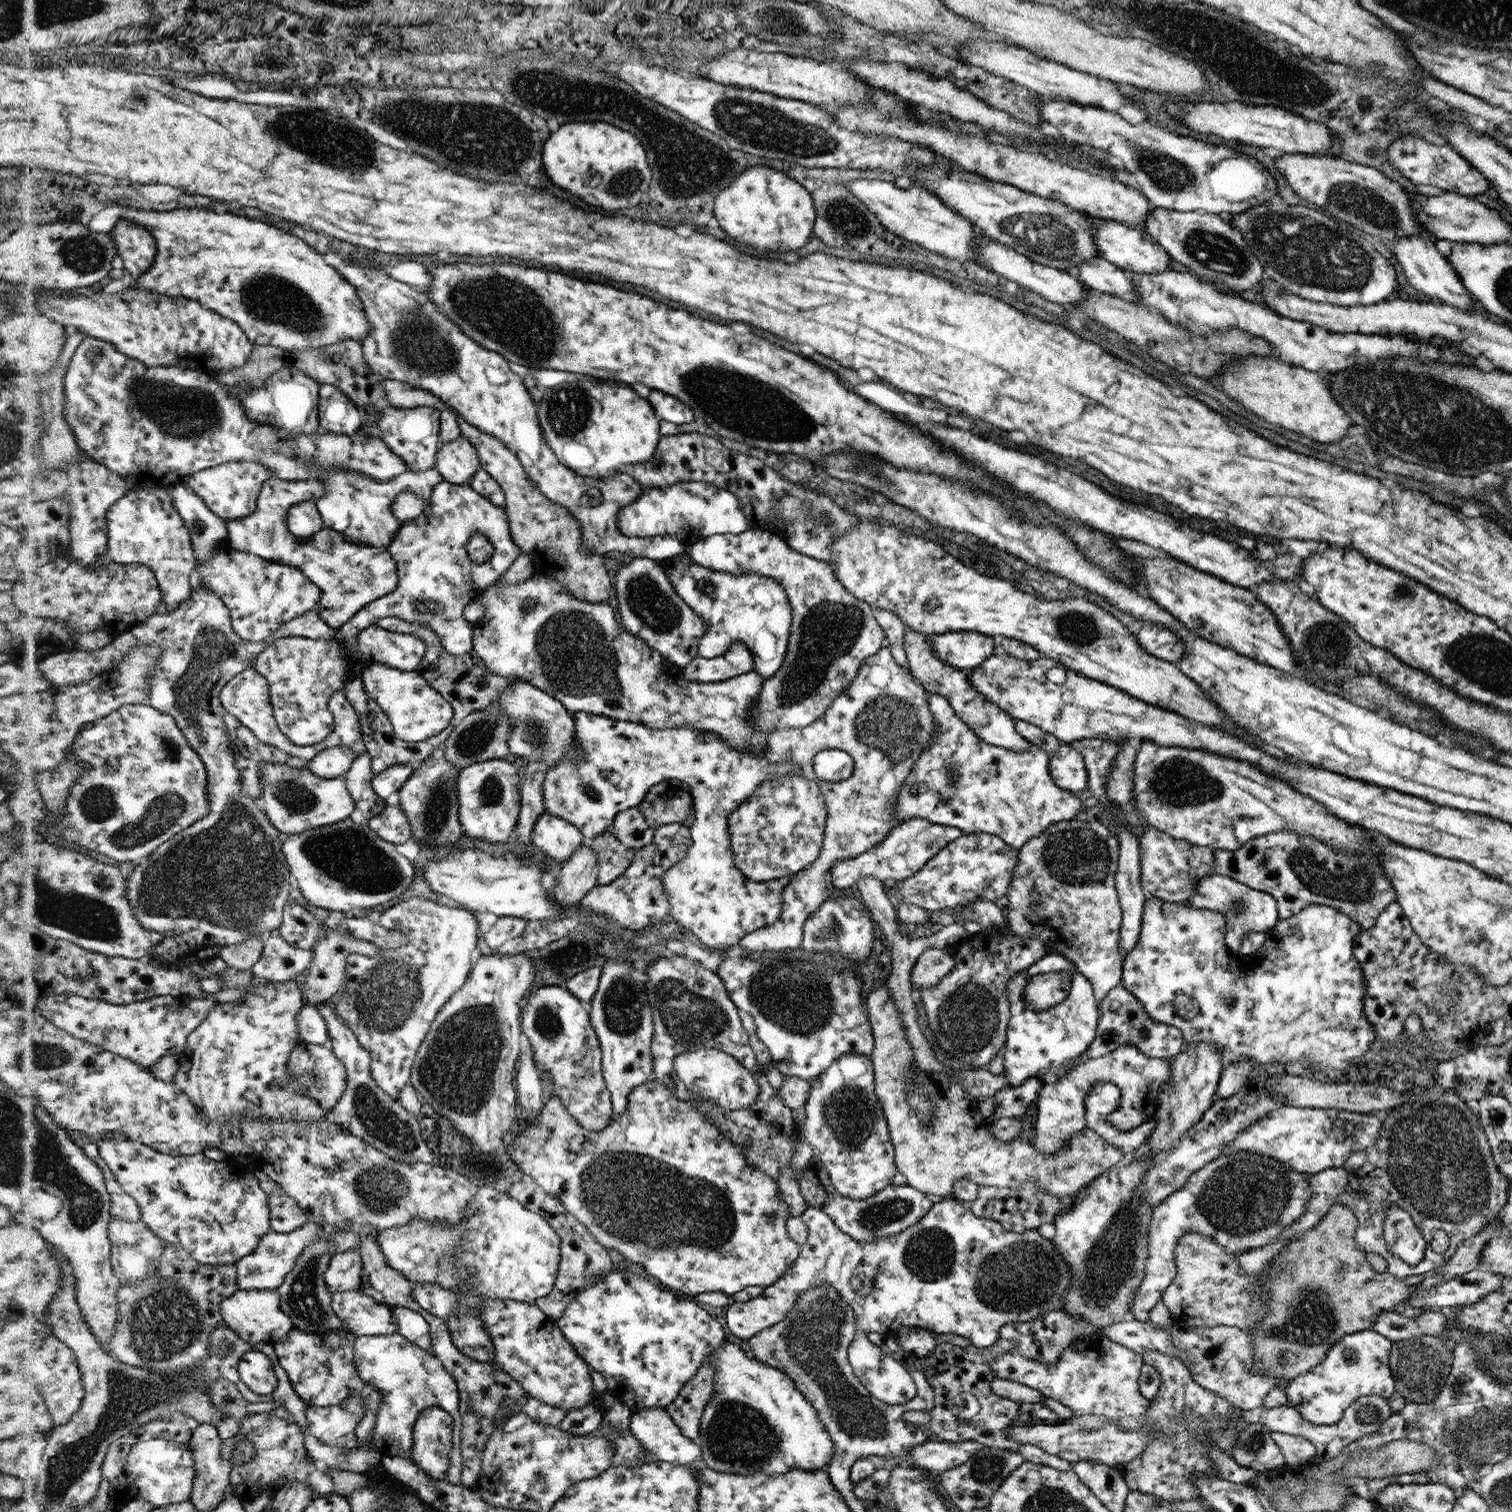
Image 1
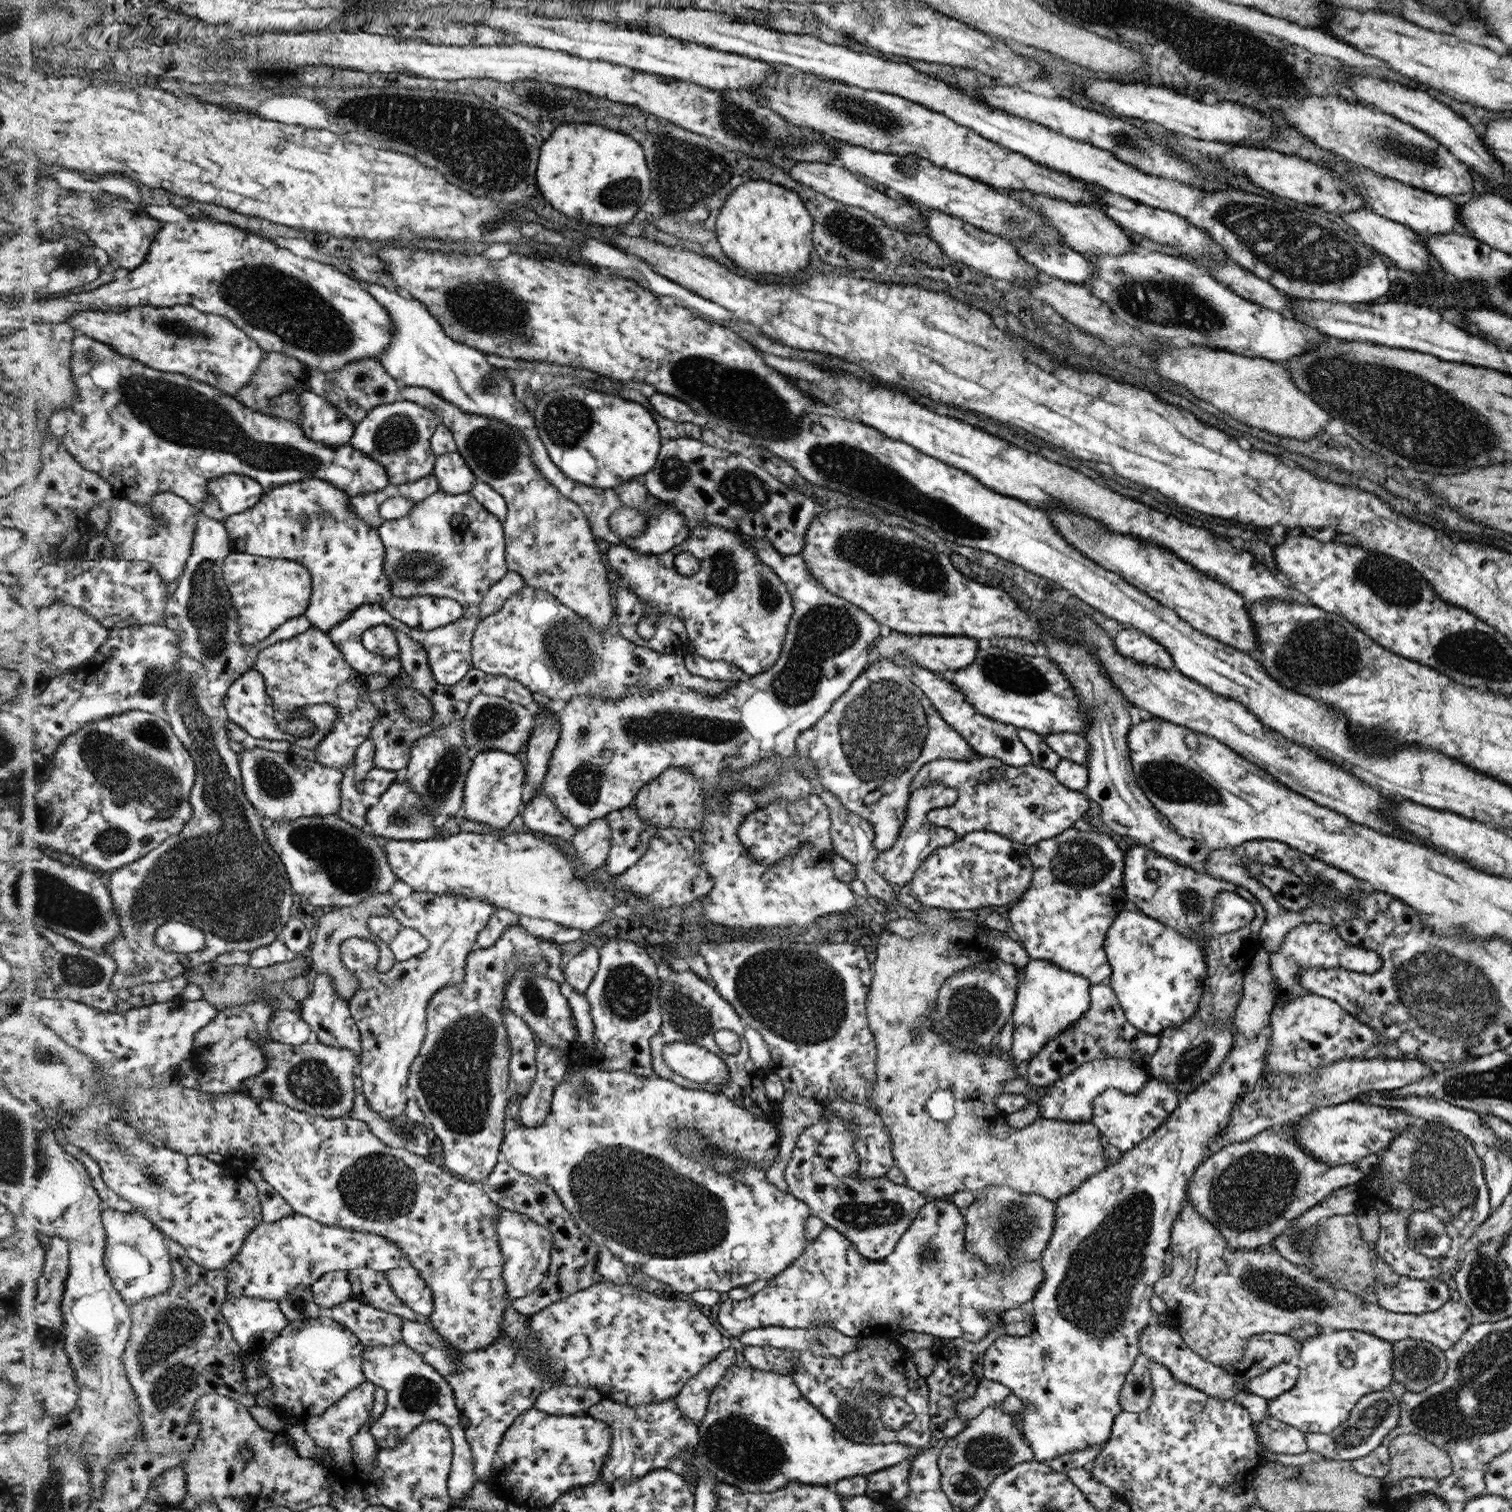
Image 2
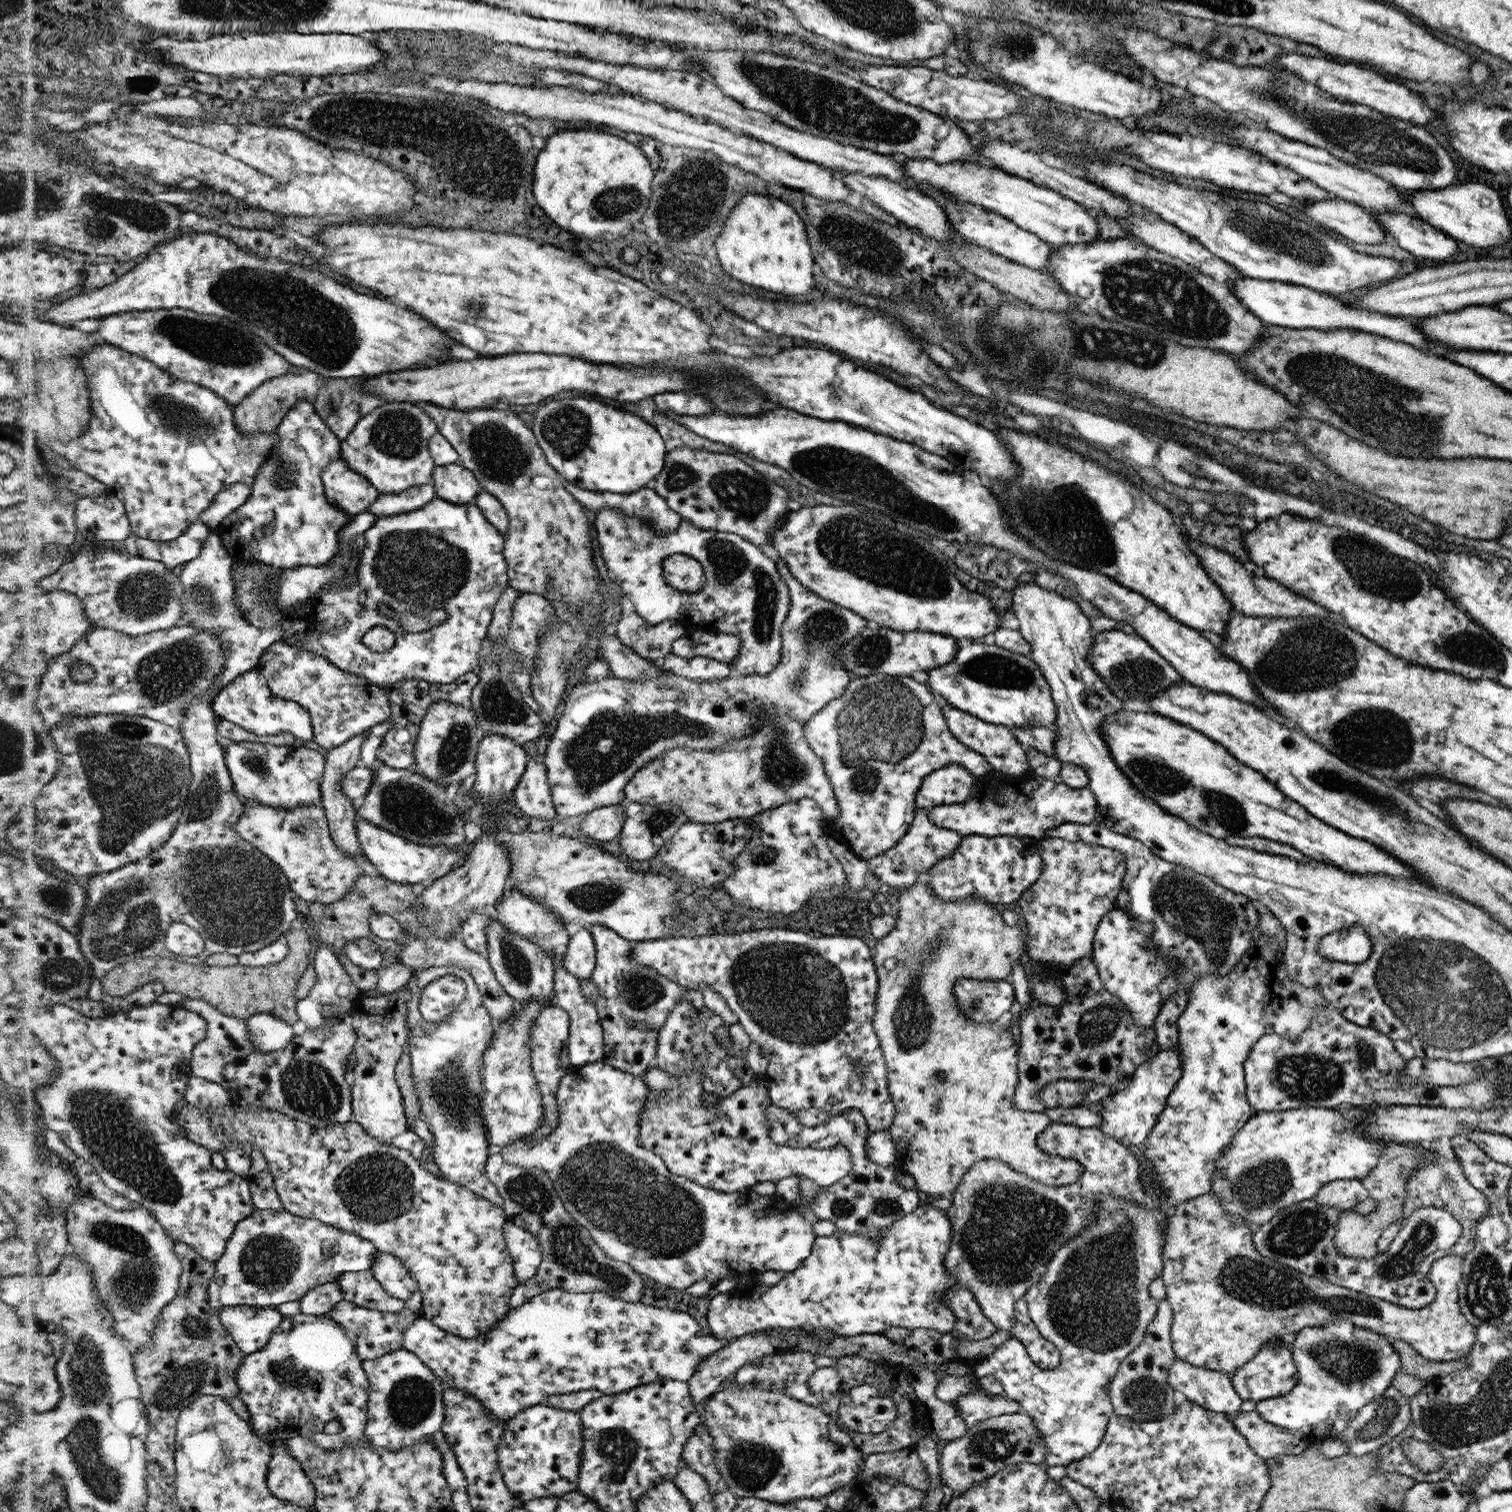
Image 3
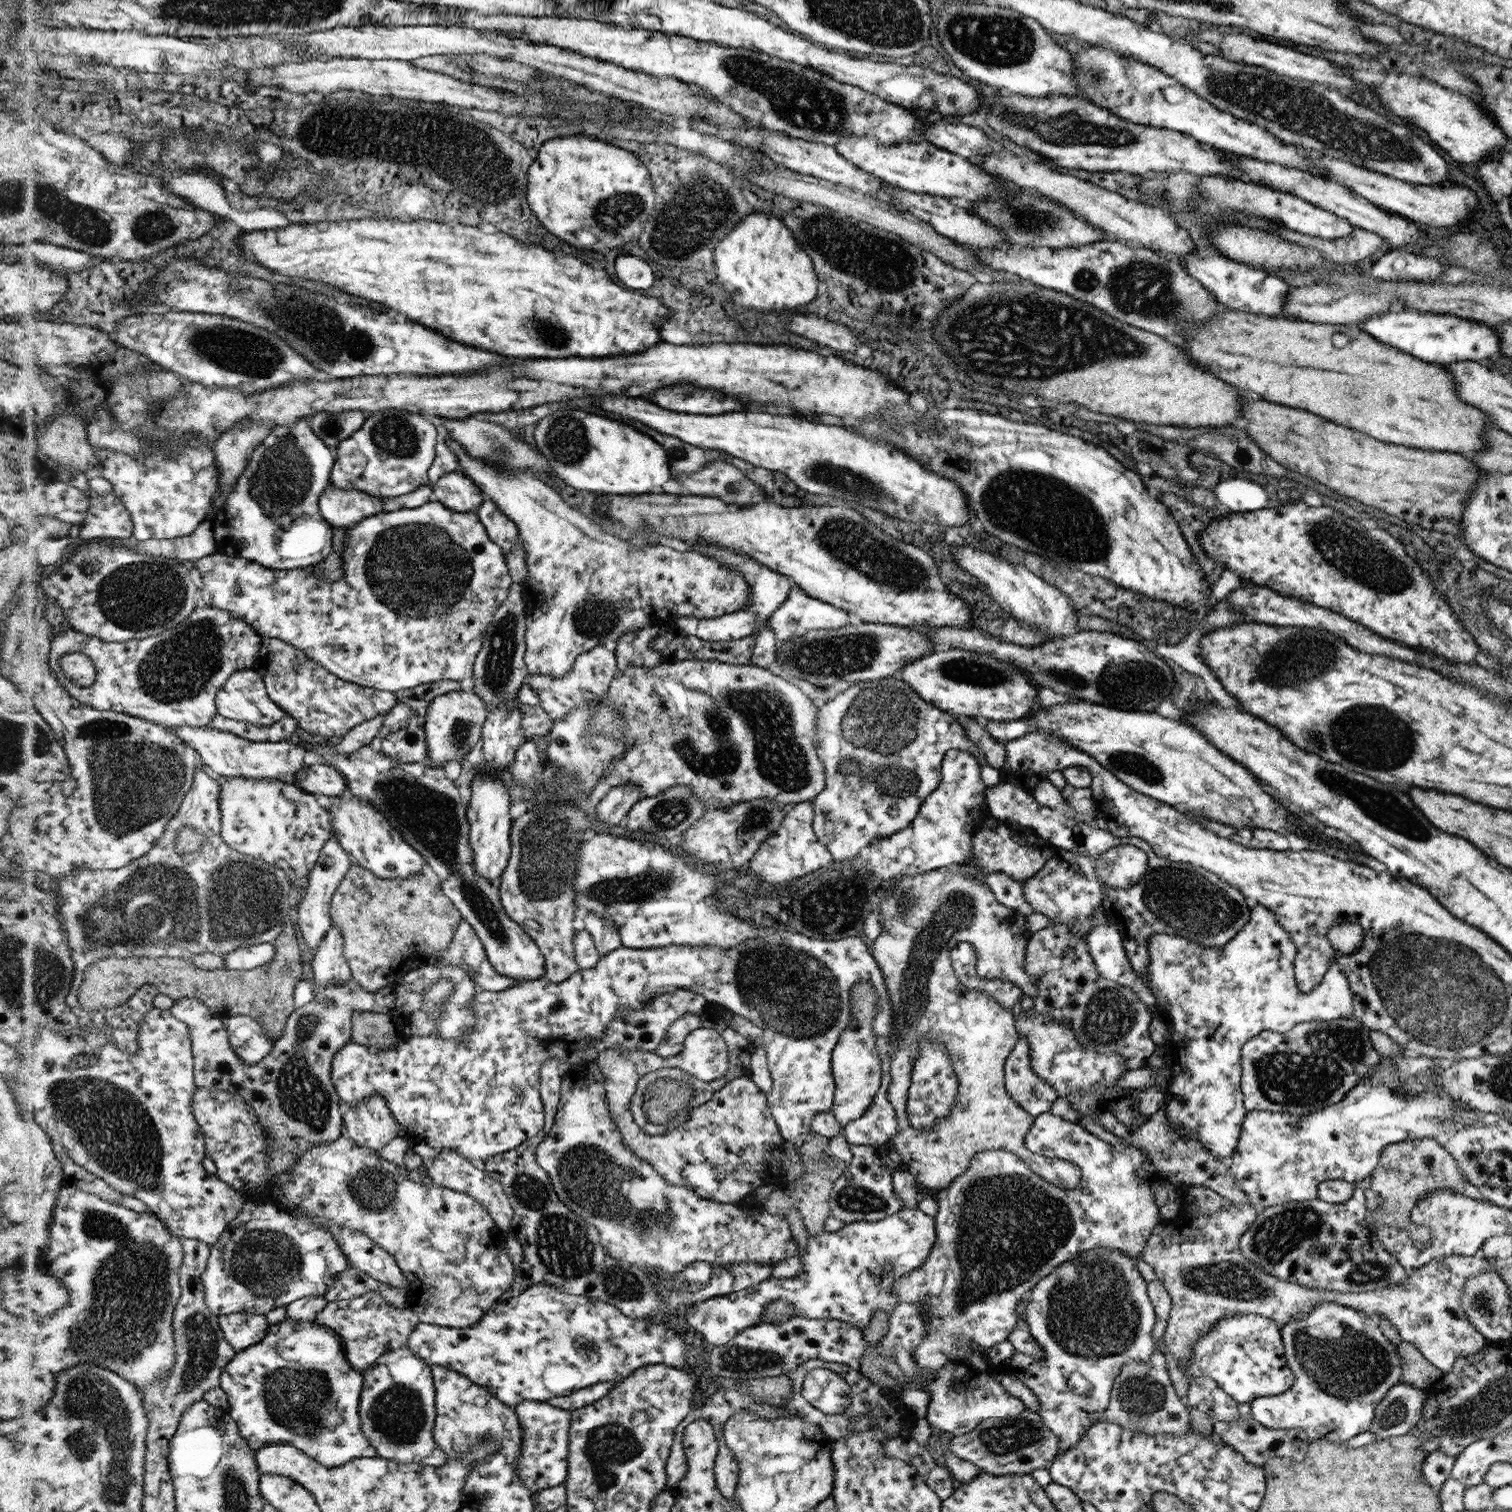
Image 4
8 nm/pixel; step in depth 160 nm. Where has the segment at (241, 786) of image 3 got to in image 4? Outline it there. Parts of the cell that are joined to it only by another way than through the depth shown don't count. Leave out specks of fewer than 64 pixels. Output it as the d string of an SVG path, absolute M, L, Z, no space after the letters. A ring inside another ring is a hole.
M181 726L181 728L167 729L175 733L187 744L197 749L201 762L221 776L242 776L252 779L271 779L282 783L295 784L294 772L305 765L305 749L299 744L285 741L255 742L240 738L231 732L215 730L208 726Z

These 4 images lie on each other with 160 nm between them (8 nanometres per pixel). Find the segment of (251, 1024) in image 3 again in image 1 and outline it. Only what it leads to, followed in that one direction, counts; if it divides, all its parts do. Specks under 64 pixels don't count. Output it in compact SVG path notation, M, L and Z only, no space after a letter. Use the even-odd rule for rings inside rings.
M305 1002L294 1018L298 1038L301 1042L307 1044L327 1045L328 1036L326 1023L322 1016L319 1016L318 1010Z

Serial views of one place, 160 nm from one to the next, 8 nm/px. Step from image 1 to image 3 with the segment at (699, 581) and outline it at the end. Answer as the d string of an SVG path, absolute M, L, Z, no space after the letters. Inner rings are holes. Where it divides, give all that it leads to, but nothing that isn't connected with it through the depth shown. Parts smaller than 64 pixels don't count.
M611 507L600 508L594 514L593 528L596 528L599 554L609 571L609 577L619 585L628 607L641 618L643 625L651 628L674 620L679 621L687 631L717 632L735 636L741 646L731 666L734 666L741 676L765 675L774 671L780 660L780 628L787 616L790 599L787 585L781 580L776 569L775 560L768 557L758 545L751 544L737 533L700 529L683 518L676 531L660 533L639 517L622 515L621 511ZM669 555L685 555L699 561L704 572L704 586L701 591L679 592L666 584L662 577L661 562Z

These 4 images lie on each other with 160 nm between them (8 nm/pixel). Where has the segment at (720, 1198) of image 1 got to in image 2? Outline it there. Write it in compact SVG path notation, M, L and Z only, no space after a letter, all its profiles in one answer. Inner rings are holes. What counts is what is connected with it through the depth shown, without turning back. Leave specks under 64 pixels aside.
M591 1064L583 1070L571 1072L567 1082L562 1079L555 1086L549 1106L549 1114L544 1118L543 1124L535 1128L527 1128L520 1124L510 1126L507 1134L503 1136L498 1152L500 1161L506 1166L513 1167L518 1173L535 1177L538 1181L543 1181L554 1189L554 1192L558 1195L558 1200L565 1206L567 1213L571 1214L574 1223L595 1244L607 1248L626 1267L635 1266L647 1277L667 1284L667 1286L673 1288L673 1294L678 1292L689 1294L694 1290L716 1290L718 1293L722 1293L731 1290L731 1288L737 1288L737 1286L747 1286L754 1280L759 1280L759 1278L771 1280L781 1271L785 1271L807 1246L808 1240L804 1235L804 1222L809 1216L807 1206L802 1201L793 1198L789 1193L775 1188L773 1184L766 1180L766 1170L777 1160L778 1141L773 1124L756 1119L746 1109L735 1106L731 1100L721 1094L702 1091L697 1088L682 1088L681 1085L675 1085L673 1081L665 1081L658 1077L637 1076L635 1073L621 1070L607 1072ZM581 1087L587 1087L591 1091L591 1096L581 1096L579 1094ZM681 1130L695 1130L699 1138L707 1139L707 1146L713 1148L716 1155L743 1159L746 1160L746 1164L740 1166L740 1168L734 1168L733 1173L724 1174L724 1172L716 1172L712 1168L712 1162L708 1160L706 1155L702 1156L700 1160L692 1160L688 1156L683 1156L675 1147L675 1138Z

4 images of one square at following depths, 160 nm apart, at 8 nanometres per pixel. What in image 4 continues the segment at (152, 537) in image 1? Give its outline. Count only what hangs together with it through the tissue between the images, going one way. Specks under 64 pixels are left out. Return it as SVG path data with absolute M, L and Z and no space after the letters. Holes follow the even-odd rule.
M203 521L189 537L138 541L135 551L144 555L162 556L177 560L199 560L217 552L214 524Z

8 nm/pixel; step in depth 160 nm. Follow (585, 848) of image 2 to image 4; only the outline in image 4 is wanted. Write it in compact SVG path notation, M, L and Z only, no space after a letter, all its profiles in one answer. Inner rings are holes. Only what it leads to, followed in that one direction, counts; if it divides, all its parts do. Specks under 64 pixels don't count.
M617 785L606 792L596 806L597 818L615 828L626 818L627 812L640 799L637 785Z

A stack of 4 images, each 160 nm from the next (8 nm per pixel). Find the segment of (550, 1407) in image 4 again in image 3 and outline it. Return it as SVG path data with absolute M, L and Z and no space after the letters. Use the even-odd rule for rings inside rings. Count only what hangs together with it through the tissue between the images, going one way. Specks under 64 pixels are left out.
M533 1405L506 1422L498 1447L502 1481L518 1500L559 1498L575 1491L582 1456L582 1421L578 1413L551 1405Z

